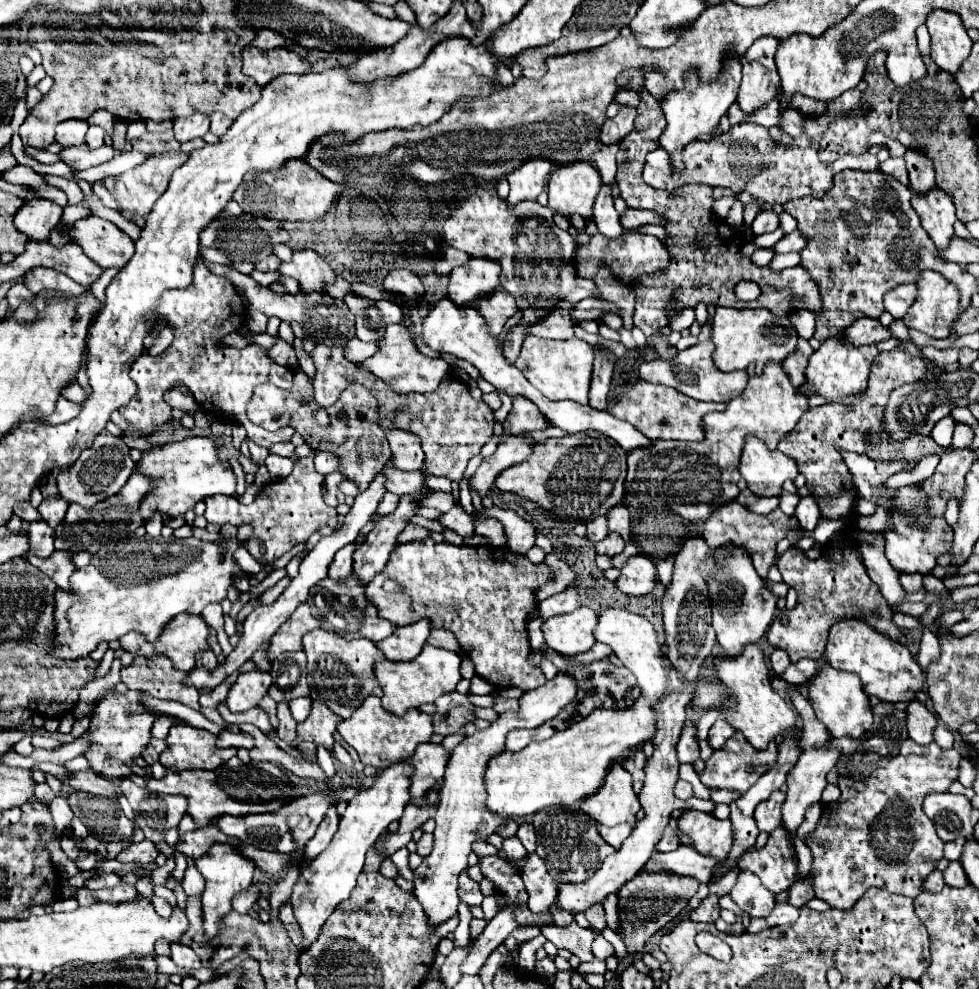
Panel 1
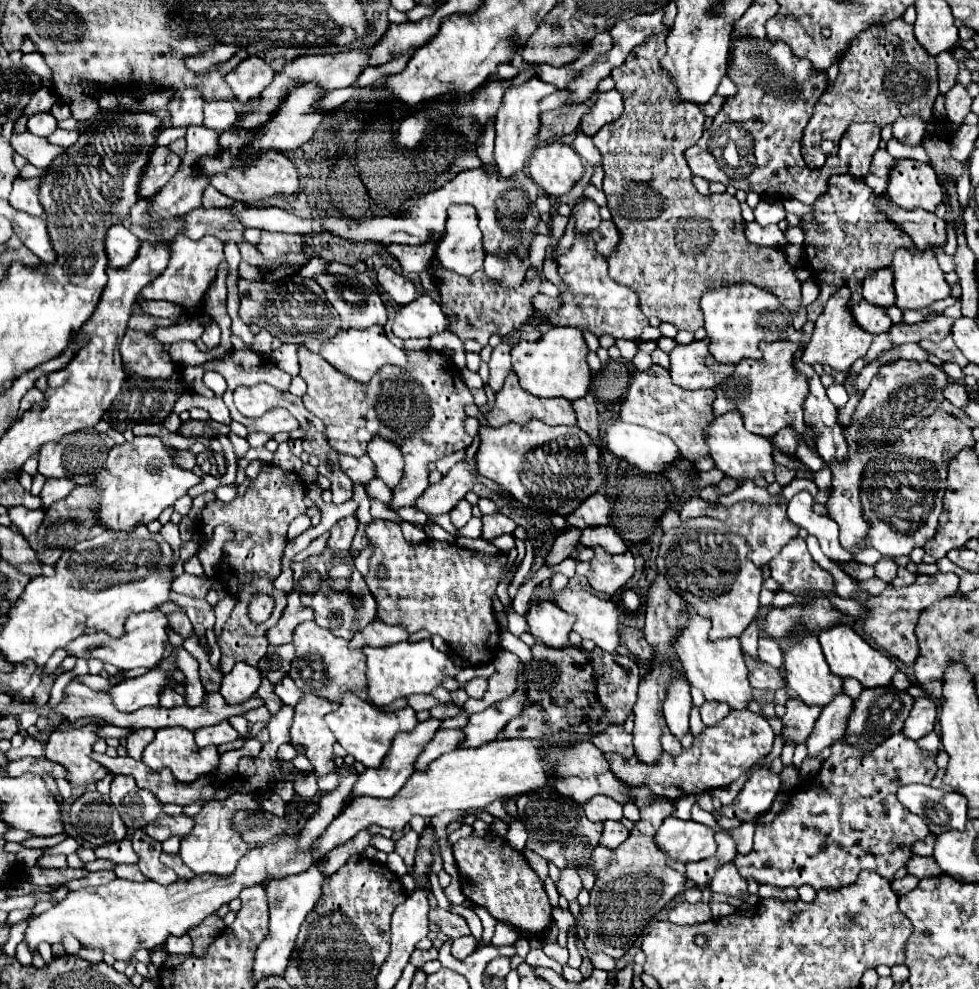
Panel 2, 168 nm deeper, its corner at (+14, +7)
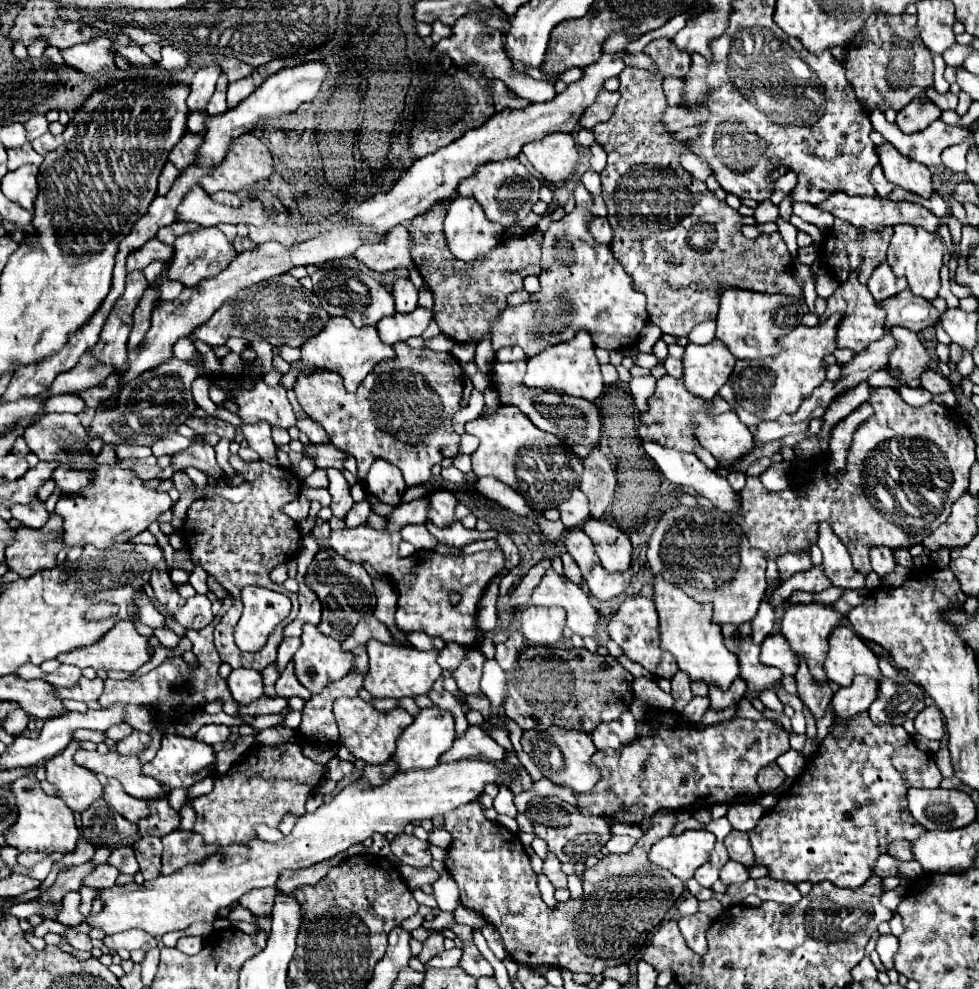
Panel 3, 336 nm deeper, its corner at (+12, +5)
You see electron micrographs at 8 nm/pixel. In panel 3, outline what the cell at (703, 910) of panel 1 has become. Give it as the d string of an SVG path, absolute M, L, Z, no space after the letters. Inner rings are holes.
M694 913L694 915L682 917L678 921L686 945L694 953L698 953L698 955L704 955L706 953L706 931L712 925L712 921L714 919L708 917L708 915L704 915L704 913Z

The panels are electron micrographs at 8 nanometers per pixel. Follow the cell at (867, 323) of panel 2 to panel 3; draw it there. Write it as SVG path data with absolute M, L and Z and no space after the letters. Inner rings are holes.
M904 289L892 299L886 299L884 303L880 303L880 307L888 311L886 327L900 325L918 333L926 325L934 325L940 319L940 313L934 309L934 305L928 299L920 299L910 289Z

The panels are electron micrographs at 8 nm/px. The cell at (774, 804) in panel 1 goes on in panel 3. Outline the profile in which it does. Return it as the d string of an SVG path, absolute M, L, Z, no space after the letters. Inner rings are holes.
M770 763L768 767L764 767L758 775L758 783L760 783L764 793L770 791L770 789L778 789L784 783L784 779L786 779L786 775L776 763Z

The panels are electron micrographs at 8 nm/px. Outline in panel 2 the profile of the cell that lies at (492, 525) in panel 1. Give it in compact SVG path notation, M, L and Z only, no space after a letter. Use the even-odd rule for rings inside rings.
M462 499L462 501L450 511L450 519L452 519L452 523L454 523L456 529L464 527L464 525L470 521L470 517L472 517L472 505L470 505L466 499Z

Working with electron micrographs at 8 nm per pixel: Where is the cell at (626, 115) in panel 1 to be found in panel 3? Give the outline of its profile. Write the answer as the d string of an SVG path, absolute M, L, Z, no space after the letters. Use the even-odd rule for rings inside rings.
M600 89L600 95L596 97L596 101L584 109L584 113L580 115L580 125L586 129L592 129L596 123L608 121L616 103L620 99L620 93L610 93L606 89Z

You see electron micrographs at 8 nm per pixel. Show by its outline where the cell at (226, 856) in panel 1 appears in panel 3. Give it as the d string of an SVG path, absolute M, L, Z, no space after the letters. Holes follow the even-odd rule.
M278 743L278 745L258 745L252 752L244 757L244 761L235 763L222 777L214 779L214 789L204 795L190 801L192 809L196 811L196 823L192 831L200 833L206 843L220 843L222 847L230 843L248 843L248 839L254 839L254 827L258 823L278 827L284 815L304 815L306 813L306 797L320 785L326 767L320 763L314 763L312 759L302 755L302 747L296 743Z

